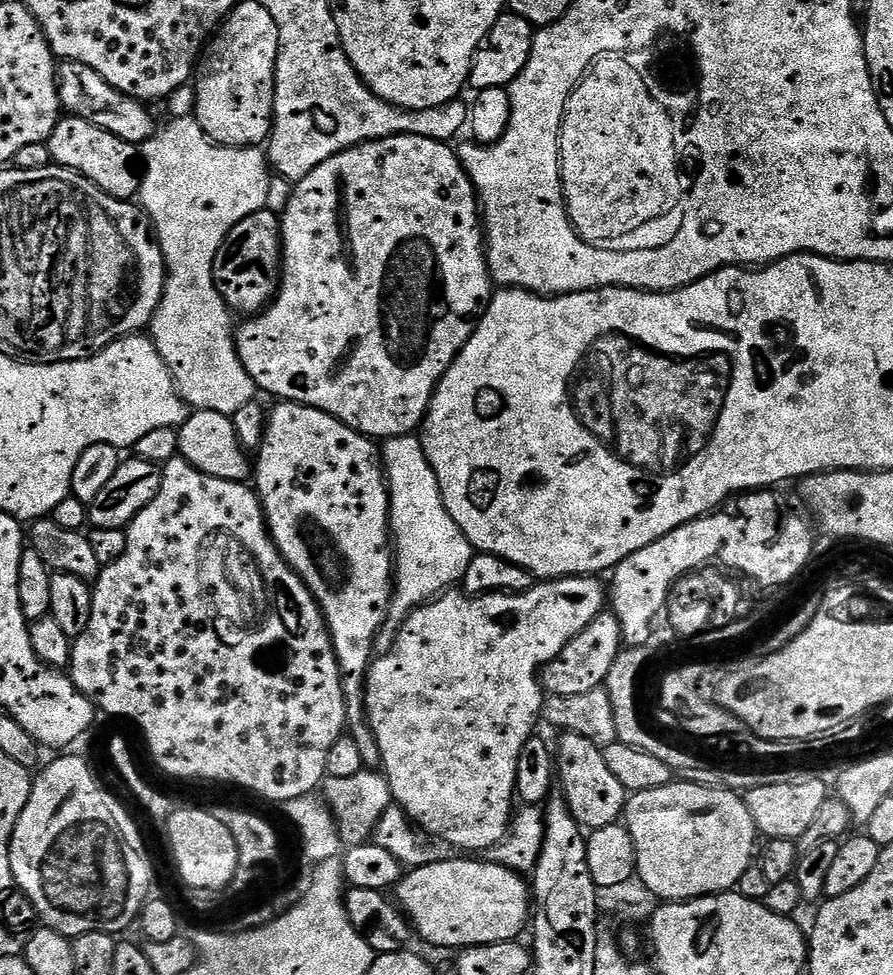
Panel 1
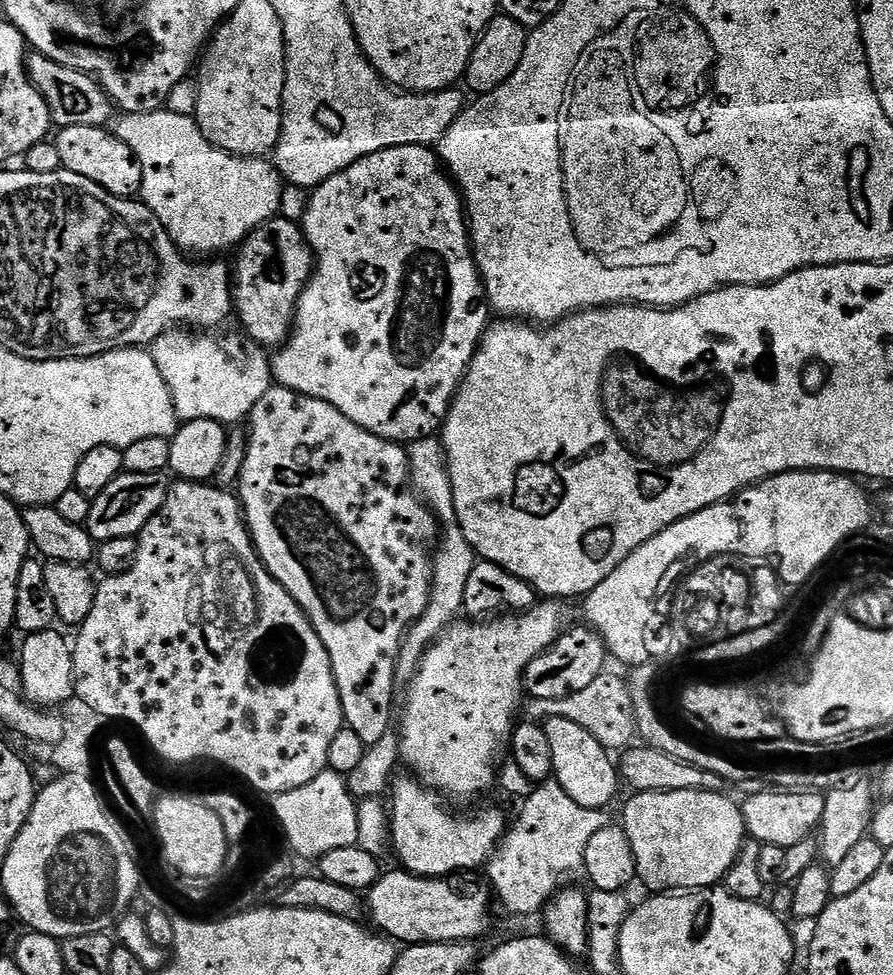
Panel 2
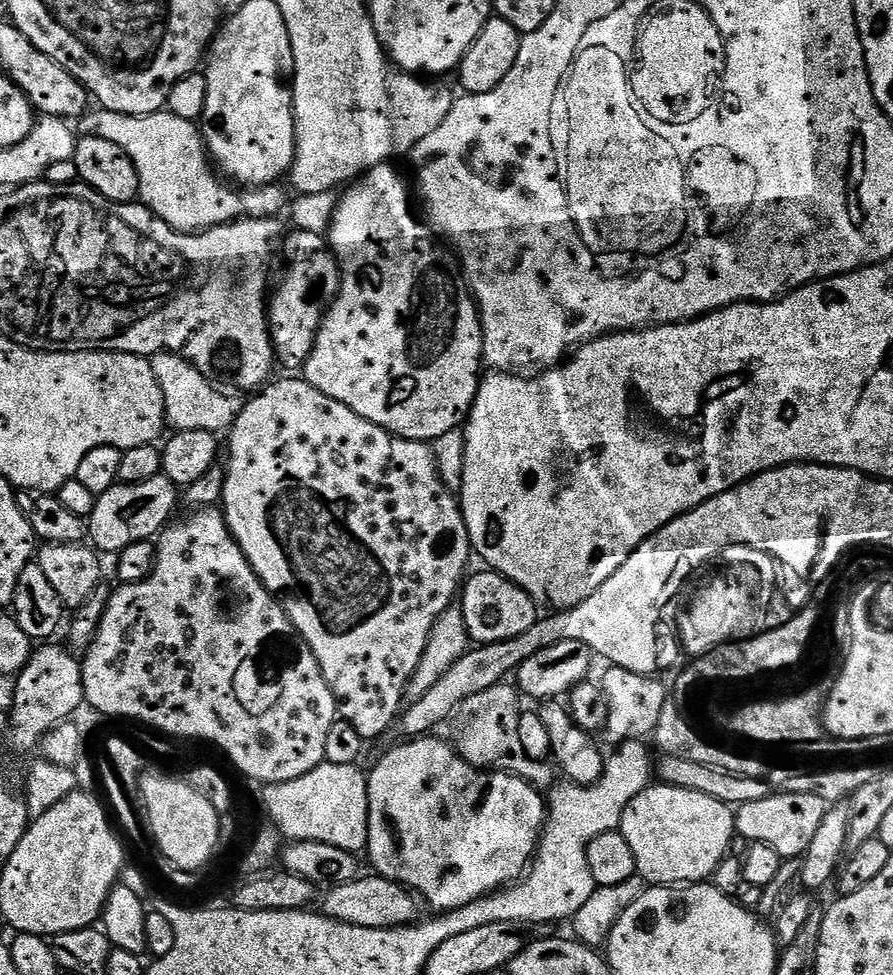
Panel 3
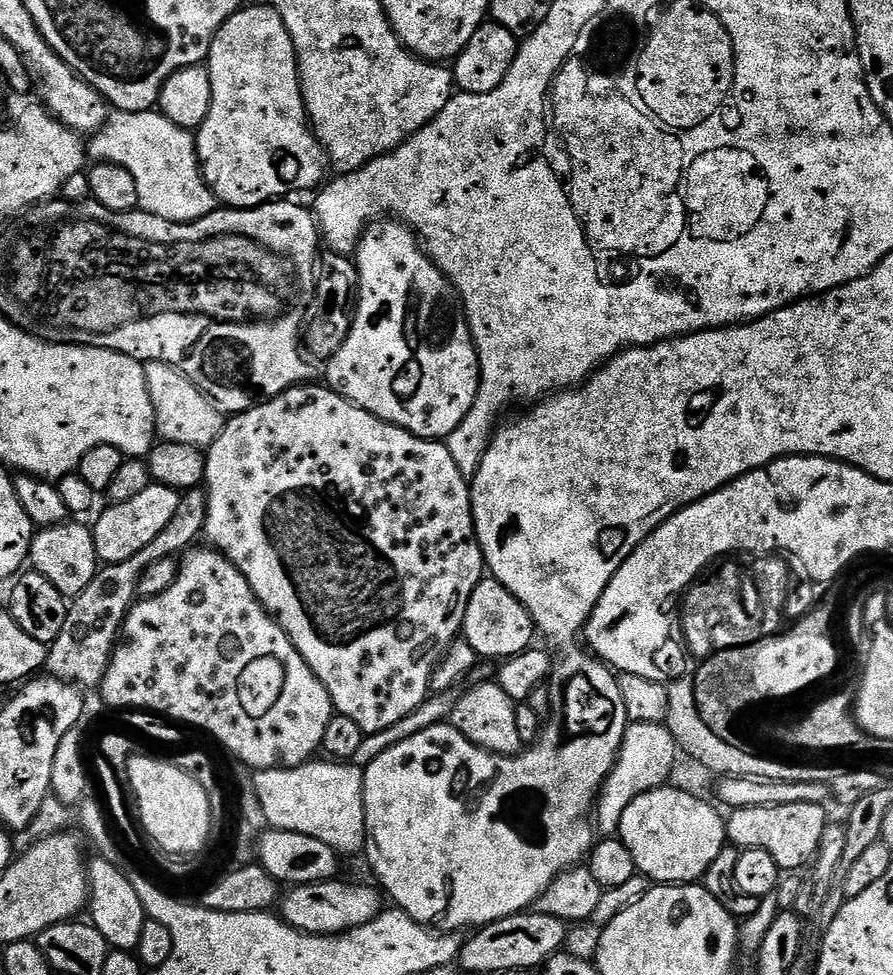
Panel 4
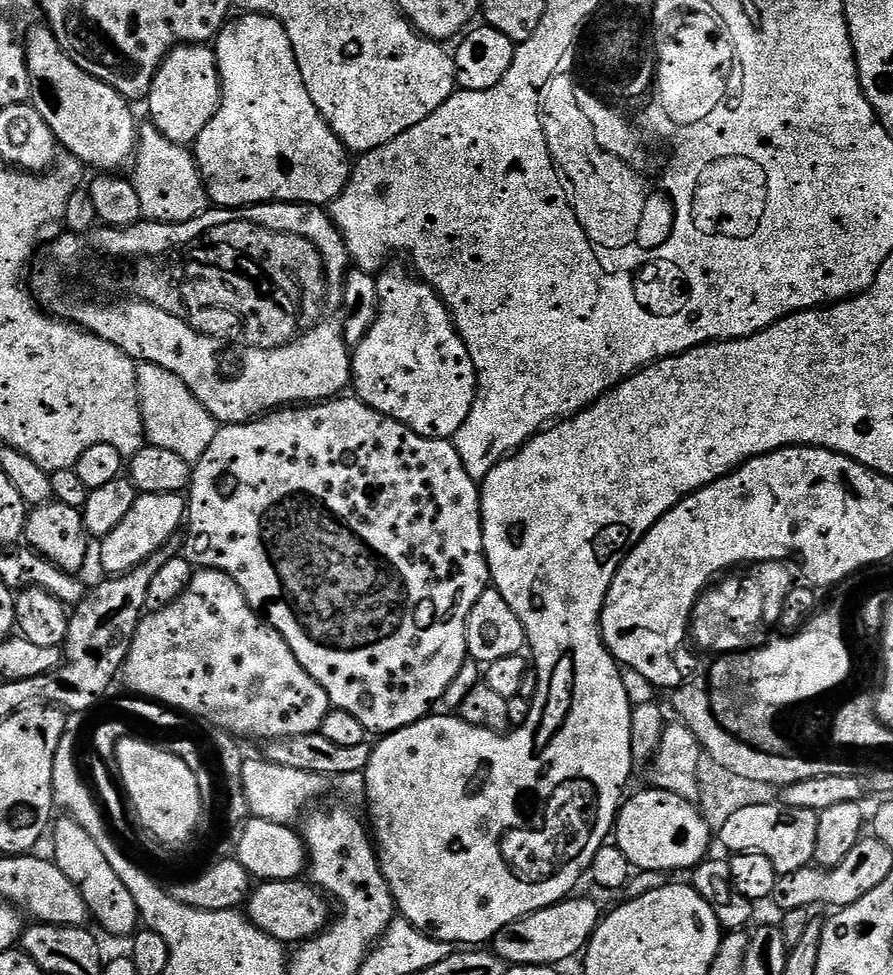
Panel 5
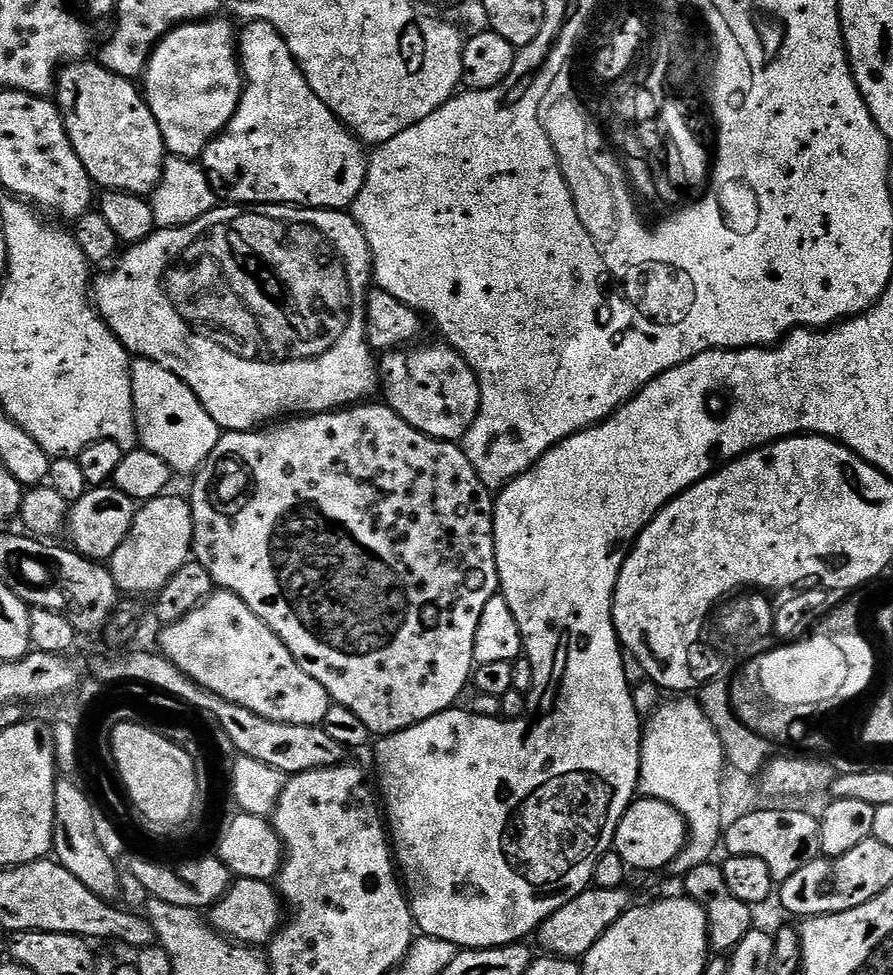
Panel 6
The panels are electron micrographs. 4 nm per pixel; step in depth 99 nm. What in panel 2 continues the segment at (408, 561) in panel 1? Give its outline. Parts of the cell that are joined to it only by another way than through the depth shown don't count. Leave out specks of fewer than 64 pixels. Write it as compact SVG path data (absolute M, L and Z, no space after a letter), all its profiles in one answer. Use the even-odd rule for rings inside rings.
M427 436L421 440L411 441L407 445L406 451L413 489L416 495L428 505L433 517L442 525L442 532L444 528L444 537L441 540L439 537L438 547L434 552L432 598L428 602L428 610L424 611L415 623L409 625L404 640L400 644L399 653L396 655L395 688L398 692L407 691L414 674L420 668L421 658L434 639L432 628L443 629L455 617L452 615L463 609L466 581L470 579L470 570L474 570L474 566L478 562L476 551L470 546L470 542L466 542L464 531L461 530L460 523L456 521L454 494L450 486L450 474L448 473L448 463L444 457L443 443L436 436Z

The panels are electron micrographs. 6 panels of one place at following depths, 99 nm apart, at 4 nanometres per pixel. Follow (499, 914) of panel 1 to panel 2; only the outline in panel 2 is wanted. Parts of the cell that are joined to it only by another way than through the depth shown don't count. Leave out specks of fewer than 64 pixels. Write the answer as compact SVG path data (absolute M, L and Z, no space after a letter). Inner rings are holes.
M395 870L385 871L376 881L373 888L366 892L366 912L377 924L379 931L385 937L399 942L401 945L433 944L446 942L457 944L463 940L479 941L479 936L492 924L492 904L494 908L494 893L487 879L479 880L475 871L469 870L453 874L447 878L434 876L416 876L413 872Z

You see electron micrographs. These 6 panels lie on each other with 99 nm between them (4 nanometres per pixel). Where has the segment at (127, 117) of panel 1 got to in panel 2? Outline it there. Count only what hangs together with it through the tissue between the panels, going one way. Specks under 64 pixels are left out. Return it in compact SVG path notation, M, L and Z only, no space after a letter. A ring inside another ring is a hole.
M29 55L27 61L28 76L31 77L37 90L46 98L46 106L50 110L50 118L57 129L70 126L94 126L103 128L113 119L114 105L104 92L104 87L94 76L74 70L70 66L62 66L48 56Z

